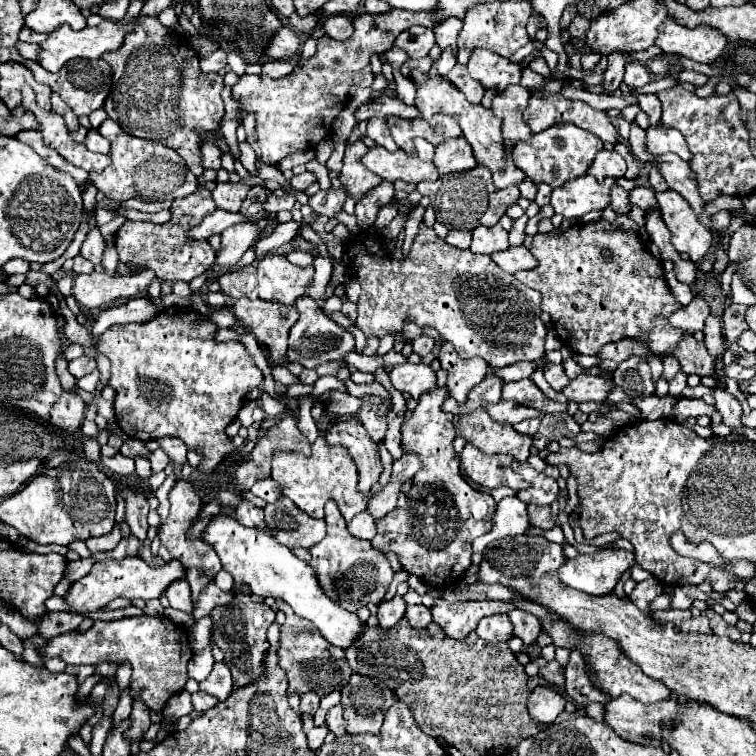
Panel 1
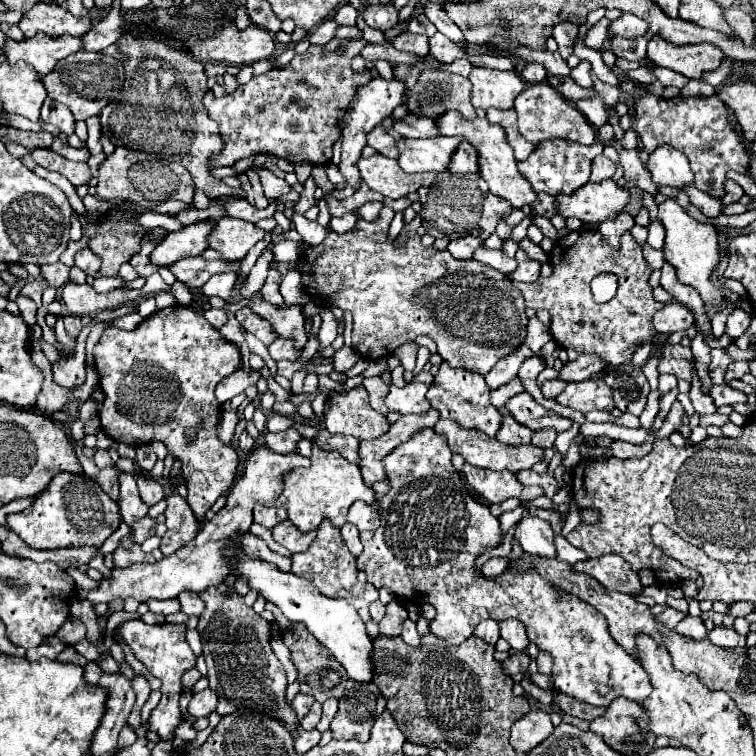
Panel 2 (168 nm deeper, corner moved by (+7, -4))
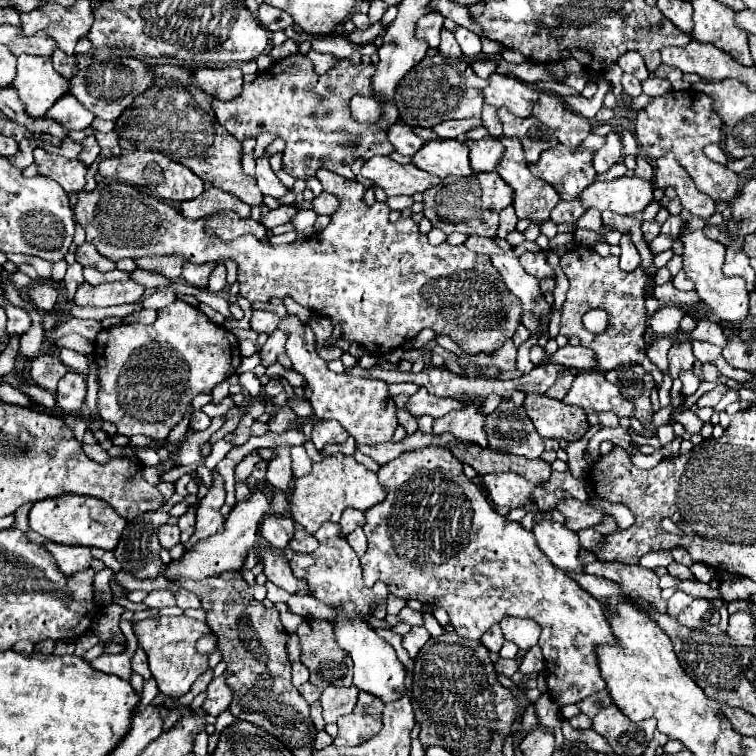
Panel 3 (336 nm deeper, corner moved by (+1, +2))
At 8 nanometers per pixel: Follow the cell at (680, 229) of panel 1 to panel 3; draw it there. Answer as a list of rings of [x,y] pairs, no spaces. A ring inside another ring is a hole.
[[[685,231],[681,241],[685,245],[683,271],[695,283],[695,291],[699,293],[701,301],[707,303],[709,309],[723,321],[731,321],[735,325],[747,321],[747,315],[749,315],[749,291],[745,287],[745,281],[735,279],[735,277],[725,277],[723,271],[721,271],[723,259],[725,259],[725,245],[707,239],[703,233],[691,233],[691,231]]]

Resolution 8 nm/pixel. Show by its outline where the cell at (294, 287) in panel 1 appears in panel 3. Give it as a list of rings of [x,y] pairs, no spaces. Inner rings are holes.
[[[289,315],[281,321],[281,325],[287,333],[287,345],[285,353],[291,359],[293,371],[305,377],[307,385],[311,387],[311,405],[317,419],[335,419],[343,425],[343,429],[357,441],[367,445],[377,445],[391,441],[399,421],[397,421],[397,405],[393,397],[389,395],[387,384],[377,379],[359,379],[349,377],[347,373],[333,373],[327,369],[325,361],[315,353],[315,335],[309,325],[303,325],[297,317]]]

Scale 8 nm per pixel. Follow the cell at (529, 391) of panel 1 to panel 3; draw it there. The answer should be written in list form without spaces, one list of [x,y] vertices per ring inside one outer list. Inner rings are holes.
[[[527,395],[523,407],[543,439],[563,439],[571,443],[581,439],[591,427],[583,409],[565,405],[563,401],[549,399],[545,395]]]

